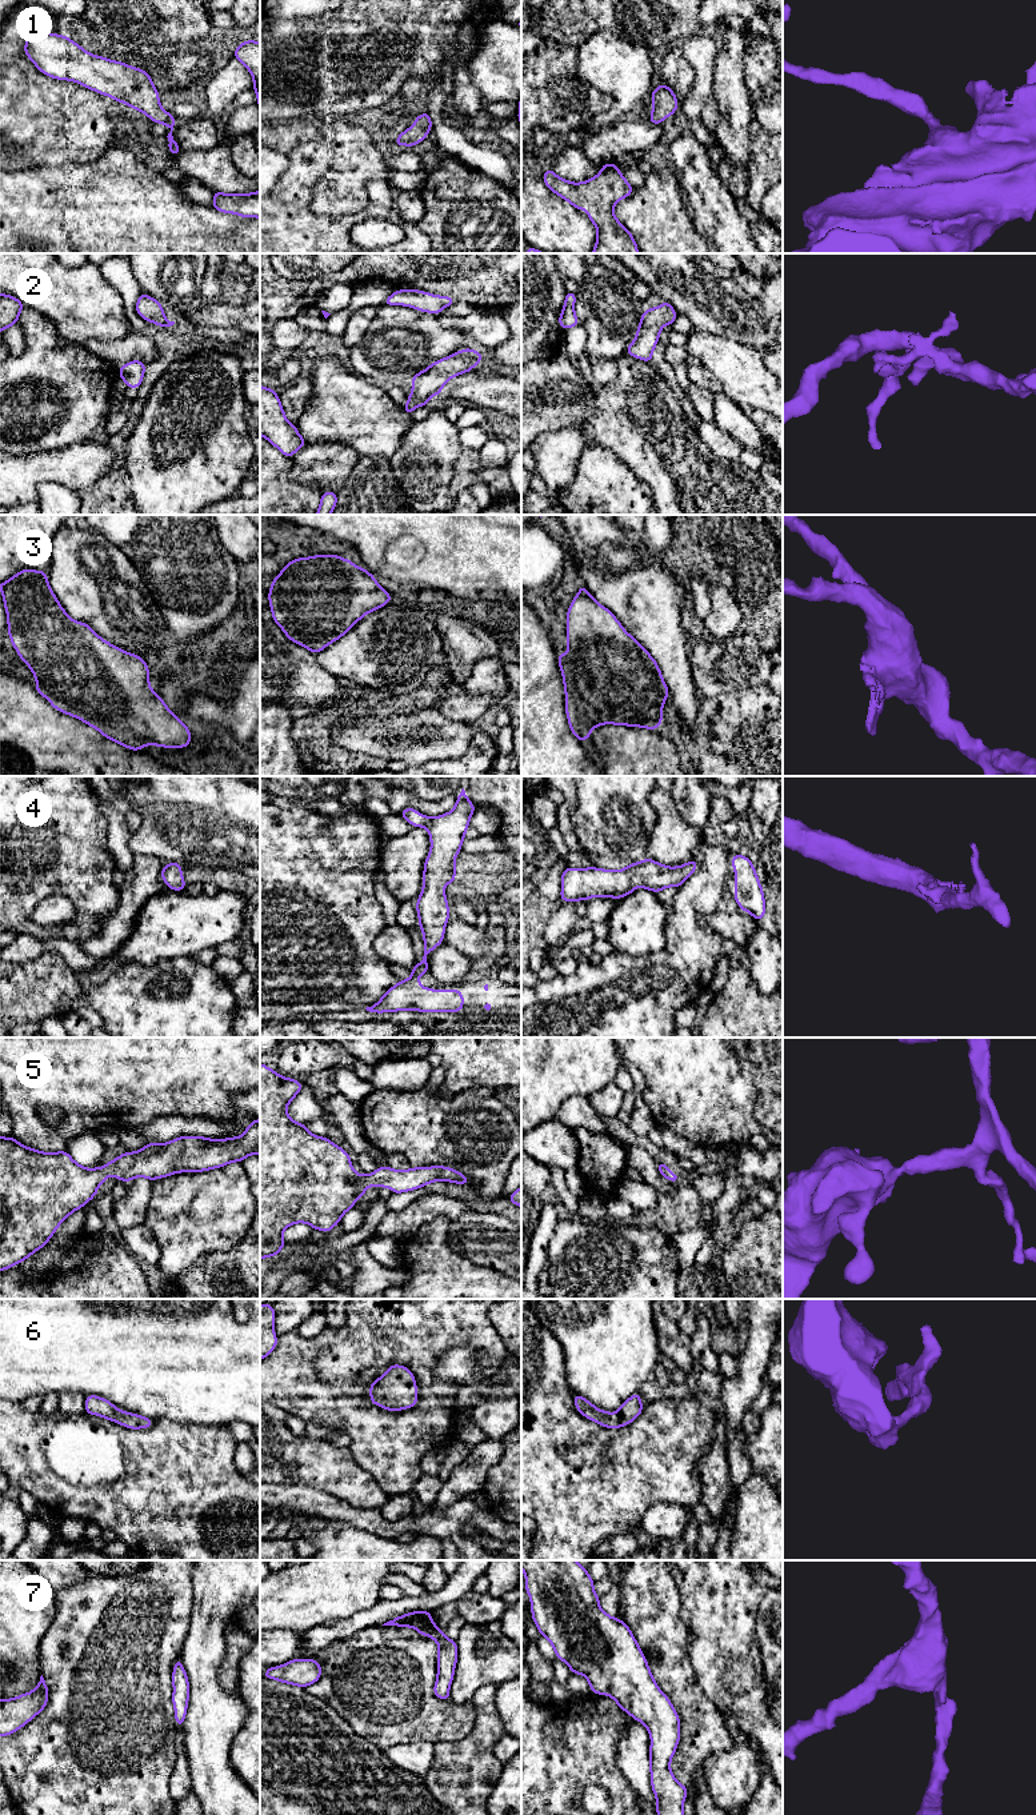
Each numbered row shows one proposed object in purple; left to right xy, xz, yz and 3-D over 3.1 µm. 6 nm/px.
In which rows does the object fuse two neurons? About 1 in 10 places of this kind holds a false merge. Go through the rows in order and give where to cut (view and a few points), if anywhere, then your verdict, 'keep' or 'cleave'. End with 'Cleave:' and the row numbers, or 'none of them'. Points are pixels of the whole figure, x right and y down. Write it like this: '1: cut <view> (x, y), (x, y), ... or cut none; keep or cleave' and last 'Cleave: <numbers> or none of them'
1: cut none; keep
2: cut none; keep
3: cut none; keep
4: cut none; keep
5: cut none; keep
6: cut none; keep
7: cut none; keep
Cleave: none of them

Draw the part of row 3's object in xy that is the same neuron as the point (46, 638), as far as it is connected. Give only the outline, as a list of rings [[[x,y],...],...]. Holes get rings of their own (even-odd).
[[[21,569],[0,584],[8,635],[36,679],[36,691],[55,709],[96,728],[133,751],[143,745],[185,748],[191,731],[149,687],[148,663],[103,640],[88,624],[71,619],[52,592],[47,572]]]

